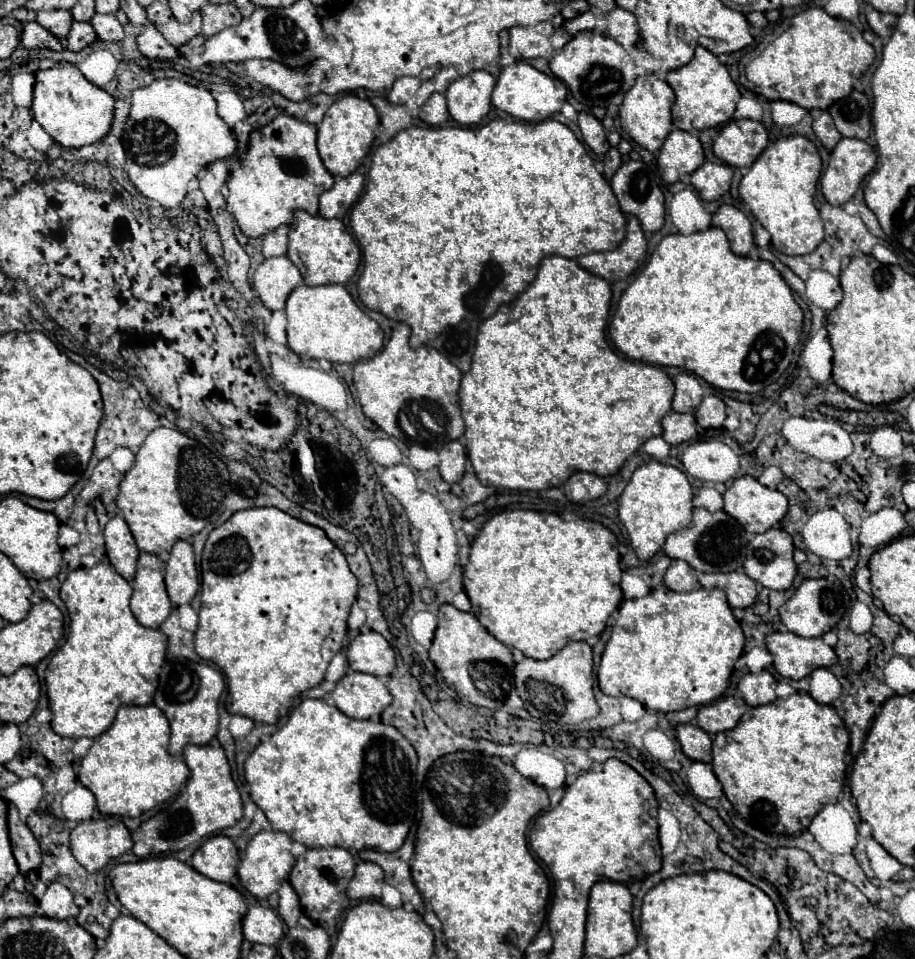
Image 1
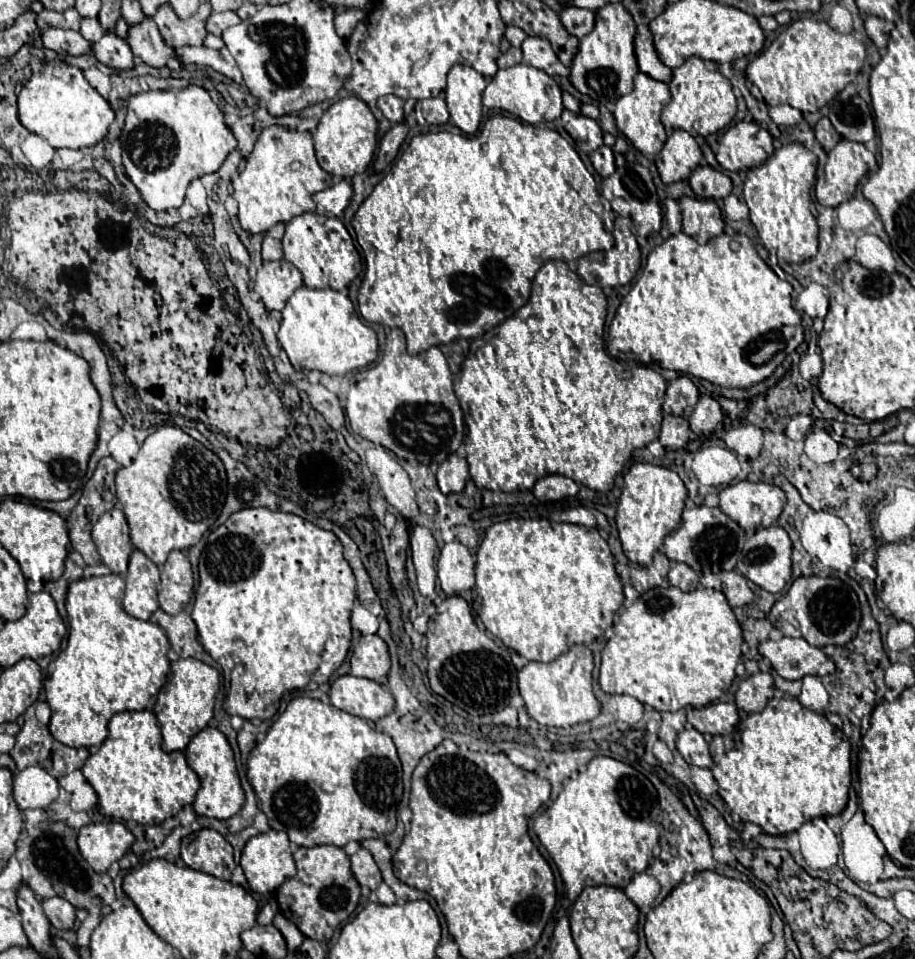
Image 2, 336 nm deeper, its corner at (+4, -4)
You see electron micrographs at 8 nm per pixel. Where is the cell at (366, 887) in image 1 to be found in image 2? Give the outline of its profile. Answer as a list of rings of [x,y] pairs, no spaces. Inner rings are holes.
[[[360,848],[358,854],[350,856],[350,862],[352,862],[352,874],[358,880],[358,884],[362,888],[368,888],[368,890],[376,892],[380,882],[382,882],[382,876],[380,876],[380,870],[378,870],[372,854],[368,850]]]

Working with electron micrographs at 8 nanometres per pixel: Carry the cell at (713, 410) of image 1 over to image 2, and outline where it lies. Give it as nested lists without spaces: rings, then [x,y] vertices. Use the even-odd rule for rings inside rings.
[[[702,396],[688,420],[696,436],[710,436],[716,430],[716,426],[722,422],[722,418],[724,414],[720,404],[710,396]]]

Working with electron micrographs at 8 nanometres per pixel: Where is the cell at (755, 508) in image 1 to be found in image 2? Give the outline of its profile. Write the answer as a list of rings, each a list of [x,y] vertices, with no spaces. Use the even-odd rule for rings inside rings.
[[[742,480],[726,486],[720,494],[720,510],[736,520],[746,534],[754,534],[758,528],[772,526],[786,502],[784,492],[768,482]]]

